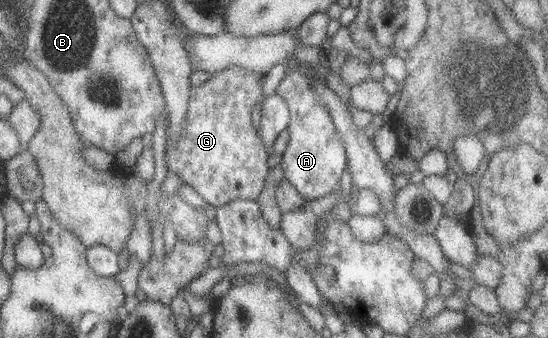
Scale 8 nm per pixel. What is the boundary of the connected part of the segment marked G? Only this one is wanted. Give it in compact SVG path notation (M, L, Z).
M236 66L212 72L208 79L194 85L190 90L184 122L175 141L171 145L166 145L165 141L163 158L164 167L170 172L168 175L176 175L185 185L192 187L208 205L221 206L237 199L252 201L262 191L268 171L268 154L250 119L254 107L261 104L263 99L260 81L264 76L264 72L247 72Z

